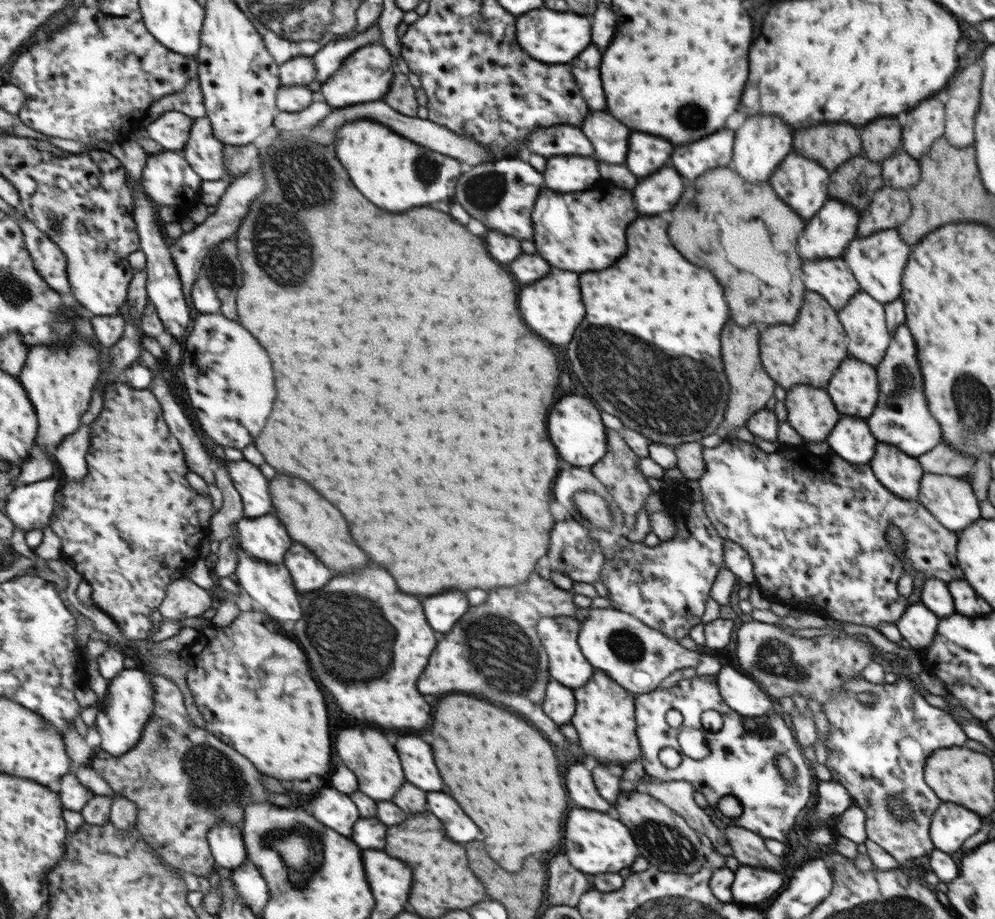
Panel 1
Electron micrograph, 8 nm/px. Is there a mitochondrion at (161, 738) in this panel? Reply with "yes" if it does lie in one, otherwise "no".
yes

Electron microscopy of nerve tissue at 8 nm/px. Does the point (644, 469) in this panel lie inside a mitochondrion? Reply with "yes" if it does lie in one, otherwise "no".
no

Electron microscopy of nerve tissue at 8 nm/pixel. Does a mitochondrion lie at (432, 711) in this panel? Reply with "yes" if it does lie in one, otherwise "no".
no

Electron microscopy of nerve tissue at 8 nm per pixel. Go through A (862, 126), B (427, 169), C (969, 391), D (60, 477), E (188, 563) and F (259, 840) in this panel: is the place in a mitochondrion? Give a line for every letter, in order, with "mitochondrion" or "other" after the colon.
A: other
B: mitochondrion
C: mitochondrion
D: other
E: other
F: mitochondrion

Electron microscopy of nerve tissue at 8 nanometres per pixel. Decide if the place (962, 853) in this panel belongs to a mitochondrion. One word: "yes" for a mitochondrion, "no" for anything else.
no

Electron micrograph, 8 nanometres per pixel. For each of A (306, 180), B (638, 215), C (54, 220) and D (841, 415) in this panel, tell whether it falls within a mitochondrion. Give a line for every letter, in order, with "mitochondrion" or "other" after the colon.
A: mitochondrion
B: other
C: mitochondrion
D: other

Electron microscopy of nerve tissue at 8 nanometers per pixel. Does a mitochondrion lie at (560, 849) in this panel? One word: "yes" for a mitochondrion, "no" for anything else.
no

